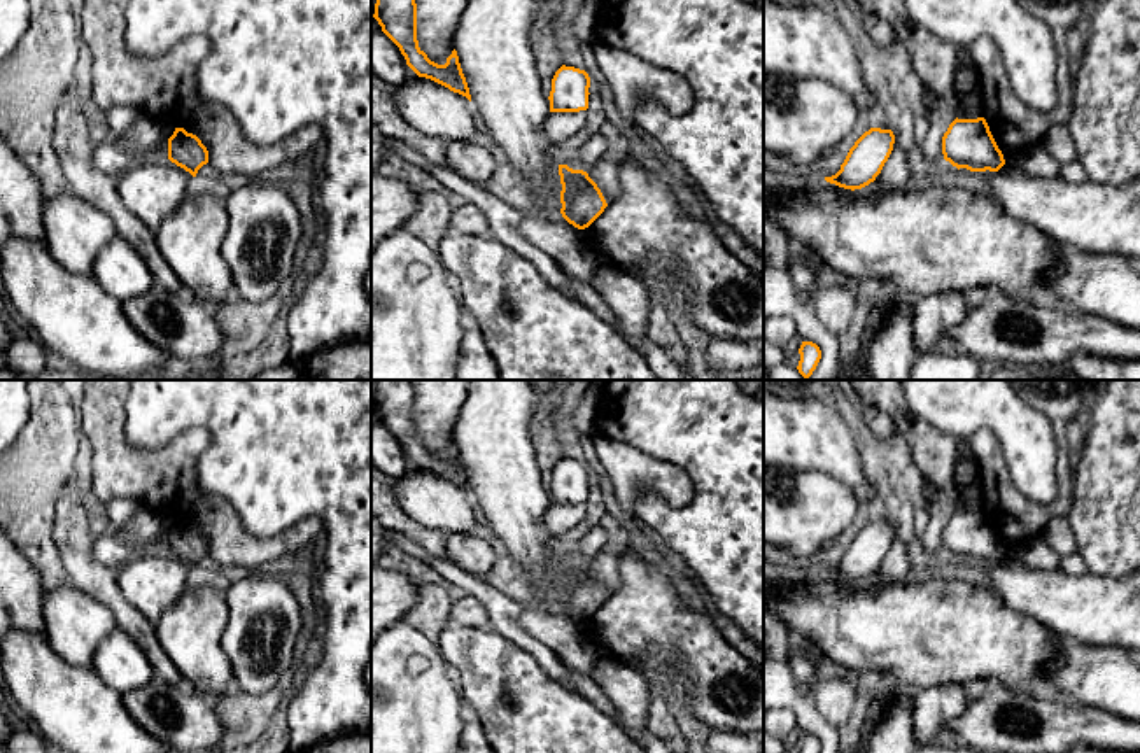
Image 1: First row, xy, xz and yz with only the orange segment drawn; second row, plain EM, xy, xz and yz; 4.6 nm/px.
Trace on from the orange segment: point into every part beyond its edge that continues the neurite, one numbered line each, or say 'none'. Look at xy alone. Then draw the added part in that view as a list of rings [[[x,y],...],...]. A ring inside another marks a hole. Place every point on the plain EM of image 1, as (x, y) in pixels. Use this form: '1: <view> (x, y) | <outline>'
none

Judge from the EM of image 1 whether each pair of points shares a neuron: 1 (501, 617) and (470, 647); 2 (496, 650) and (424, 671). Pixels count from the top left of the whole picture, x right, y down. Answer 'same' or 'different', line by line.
1: different
2: different

